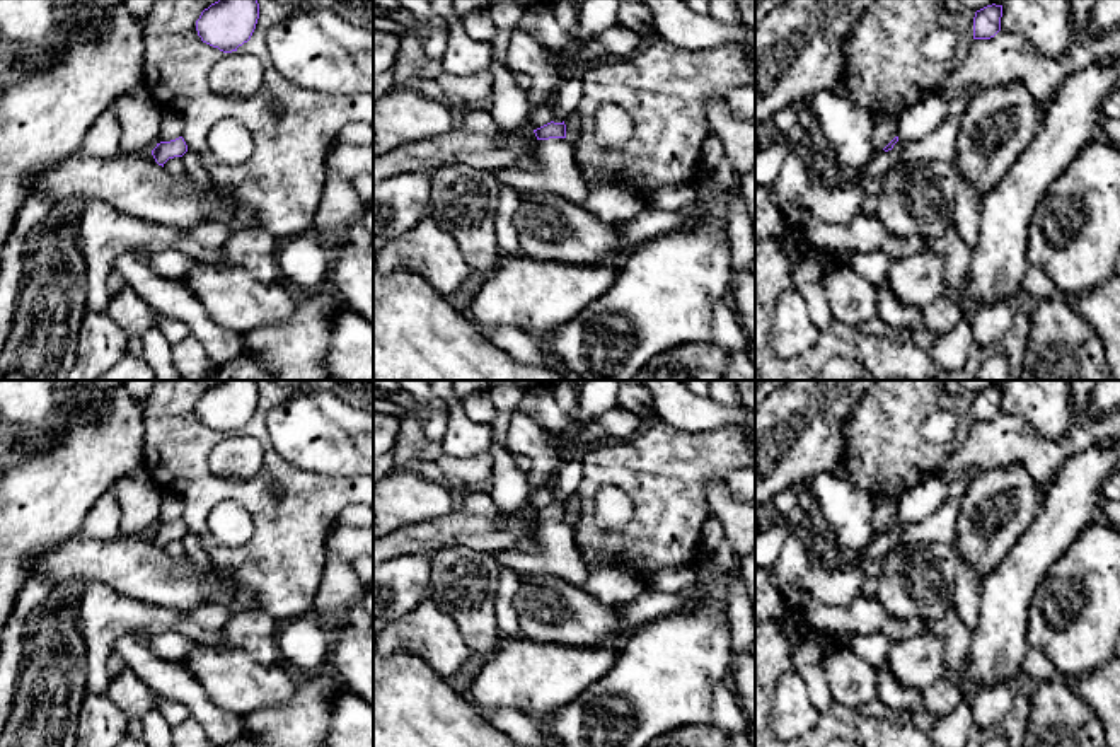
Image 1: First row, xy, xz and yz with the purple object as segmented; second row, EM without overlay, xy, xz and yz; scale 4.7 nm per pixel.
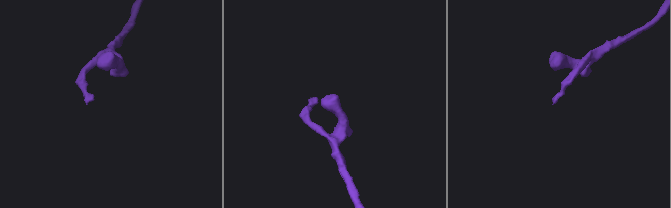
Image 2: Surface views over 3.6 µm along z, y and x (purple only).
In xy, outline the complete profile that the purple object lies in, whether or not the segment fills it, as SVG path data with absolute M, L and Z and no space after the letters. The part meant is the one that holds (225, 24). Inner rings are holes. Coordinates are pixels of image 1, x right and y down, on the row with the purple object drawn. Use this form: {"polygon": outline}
{"polygon": "M218 0L201 12L196 31L203 43L232 53L251 39L257 19L257 0Z"}

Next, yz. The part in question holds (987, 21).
{"polygon": "M987 5L975 12L973 39L990 39L1001 31L1002 5Z"}

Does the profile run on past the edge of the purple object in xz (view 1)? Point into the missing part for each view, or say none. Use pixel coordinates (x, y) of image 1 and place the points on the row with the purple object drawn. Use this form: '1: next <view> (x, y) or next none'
1: next none

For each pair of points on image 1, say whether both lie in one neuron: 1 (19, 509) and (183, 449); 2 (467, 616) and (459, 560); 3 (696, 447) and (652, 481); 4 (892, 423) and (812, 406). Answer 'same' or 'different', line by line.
1: different
2: same
3: same
4: different

